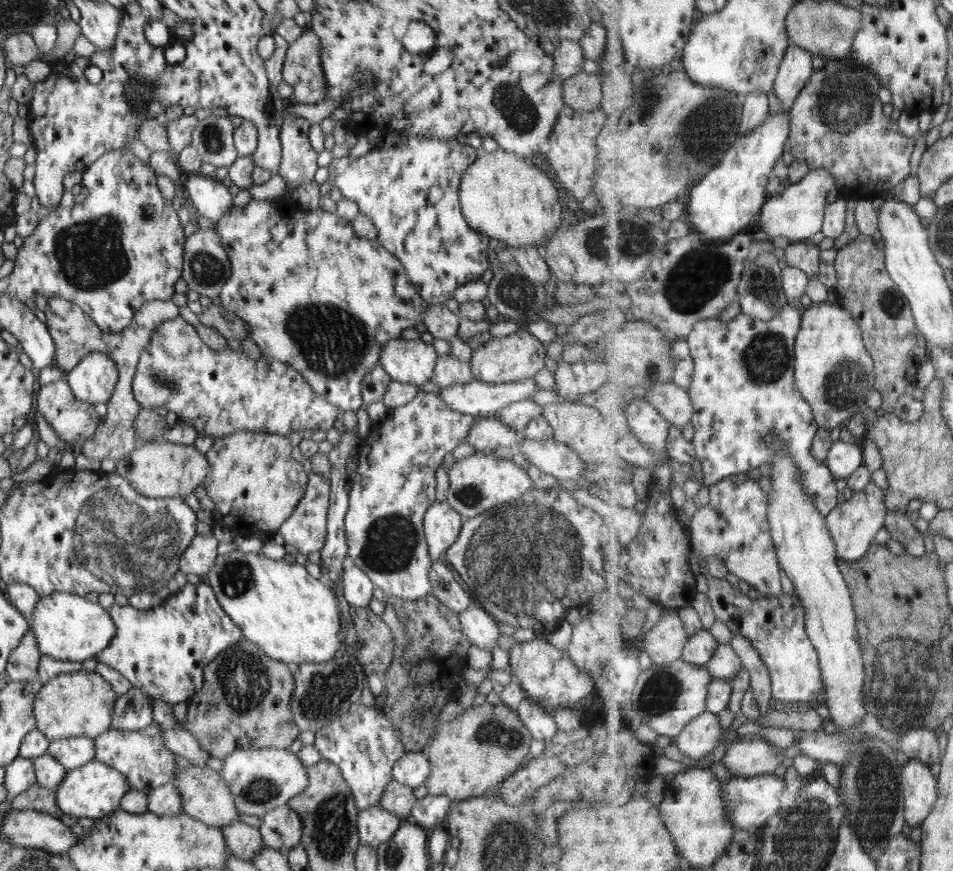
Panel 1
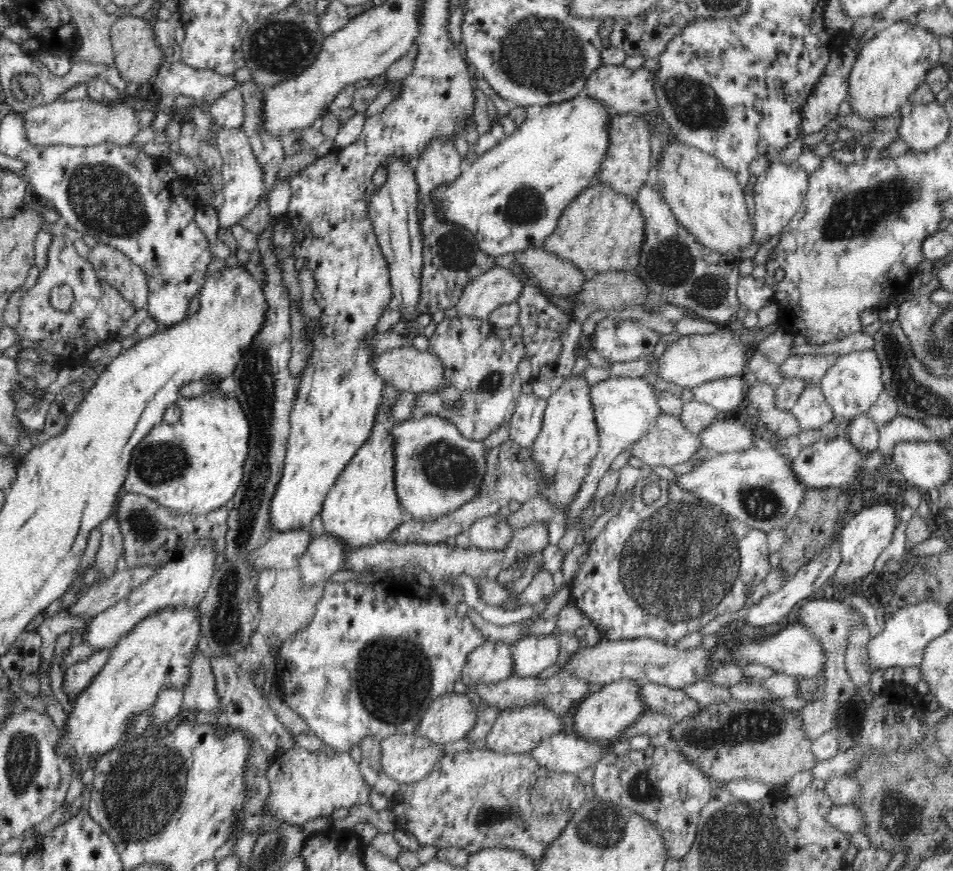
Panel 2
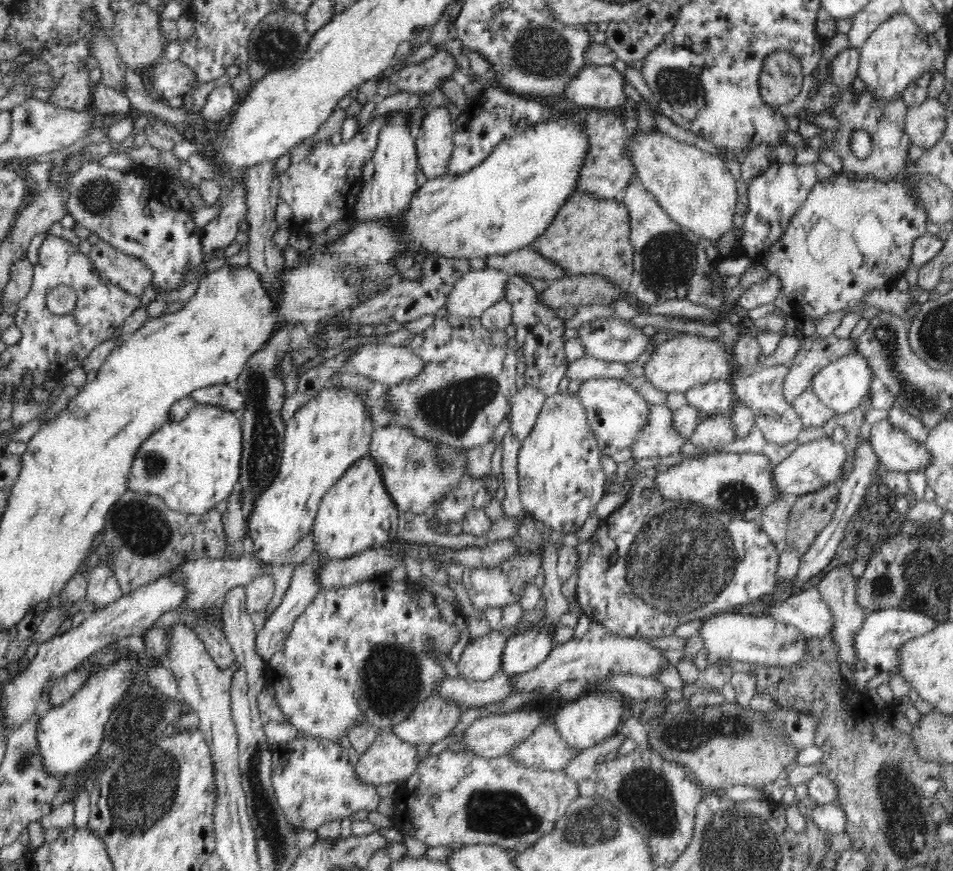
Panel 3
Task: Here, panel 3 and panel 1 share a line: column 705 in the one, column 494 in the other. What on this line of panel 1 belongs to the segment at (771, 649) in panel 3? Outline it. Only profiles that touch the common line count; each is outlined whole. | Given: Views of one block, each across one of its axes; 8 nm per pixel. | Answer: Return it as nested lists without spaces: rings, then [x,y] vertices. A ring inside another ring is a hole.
[[[471,604],[466,610],[459,613],[462,632],[468,637],[471,644],[492,650],[498,646],[497,639],[500,635],[498,622],[488,612]]]

